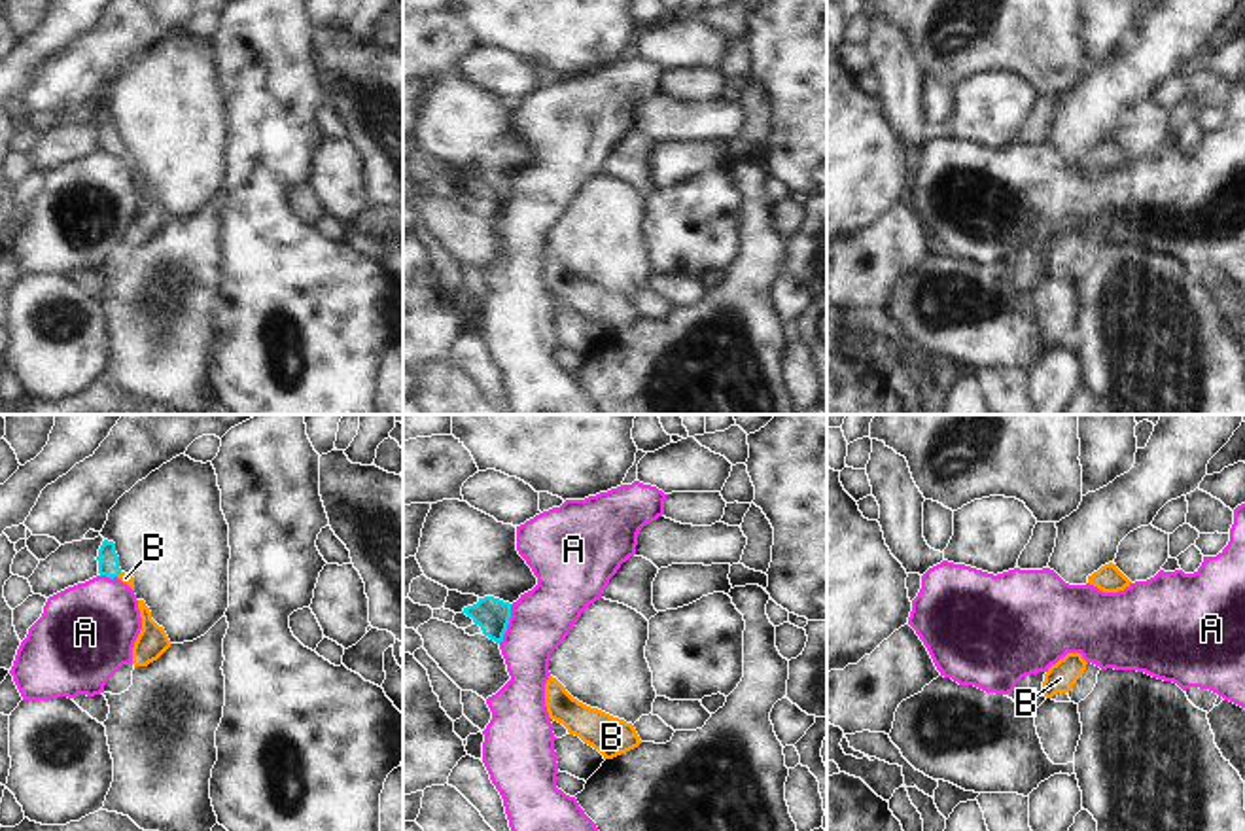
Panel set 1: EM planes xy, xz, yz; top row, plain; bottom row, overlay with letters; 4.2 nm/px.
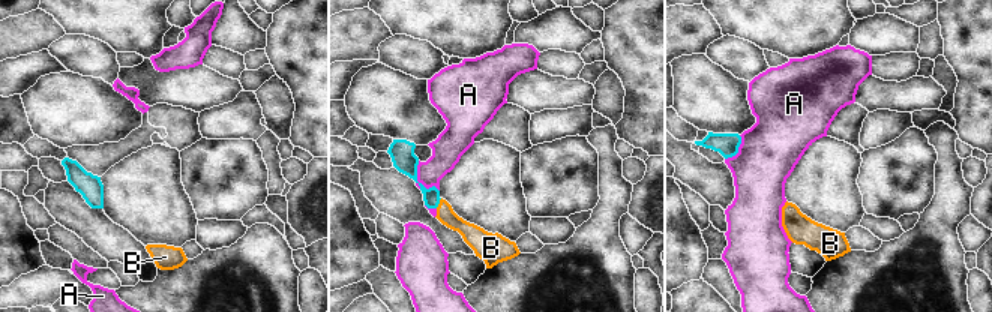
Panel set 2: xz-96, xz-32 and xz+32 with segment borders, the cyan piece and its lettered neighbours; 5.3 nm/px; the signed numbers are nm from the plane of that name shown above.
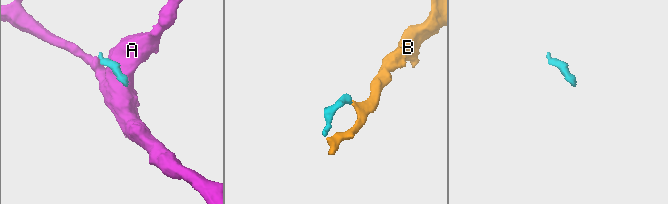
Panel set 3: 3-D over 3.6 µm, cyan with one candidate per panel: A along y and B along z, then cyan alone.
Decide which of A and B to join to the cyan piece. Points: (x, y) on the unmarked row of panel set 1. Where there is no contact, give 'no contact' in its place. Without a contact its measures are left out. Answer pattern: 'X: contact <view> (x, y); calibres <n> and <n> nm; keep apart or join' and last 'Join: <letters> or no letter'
A: contact xz (508, 199); calibres 150 and 260 nm; keep apart
B: contact xy (118, 150); calibres 100 and 50 nm; join
Join: B

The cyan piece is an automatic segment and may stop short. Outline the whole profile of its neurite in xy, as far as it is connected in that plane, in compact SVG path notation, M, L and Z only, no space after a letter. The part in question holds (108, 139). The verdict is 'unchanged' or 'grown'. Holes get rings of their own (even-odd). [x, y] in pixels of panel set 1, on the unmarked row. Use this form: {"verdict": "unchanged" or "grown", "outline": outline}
{"verdict": "grown", "outline": "M108 115L102 117L96 136L98 136L98 150L100 151L106 151L110 155L119 153L123 159L127 159L134 167L134 153L125 150L119 144L119 133L115 129L114 117L108 117Z"}

